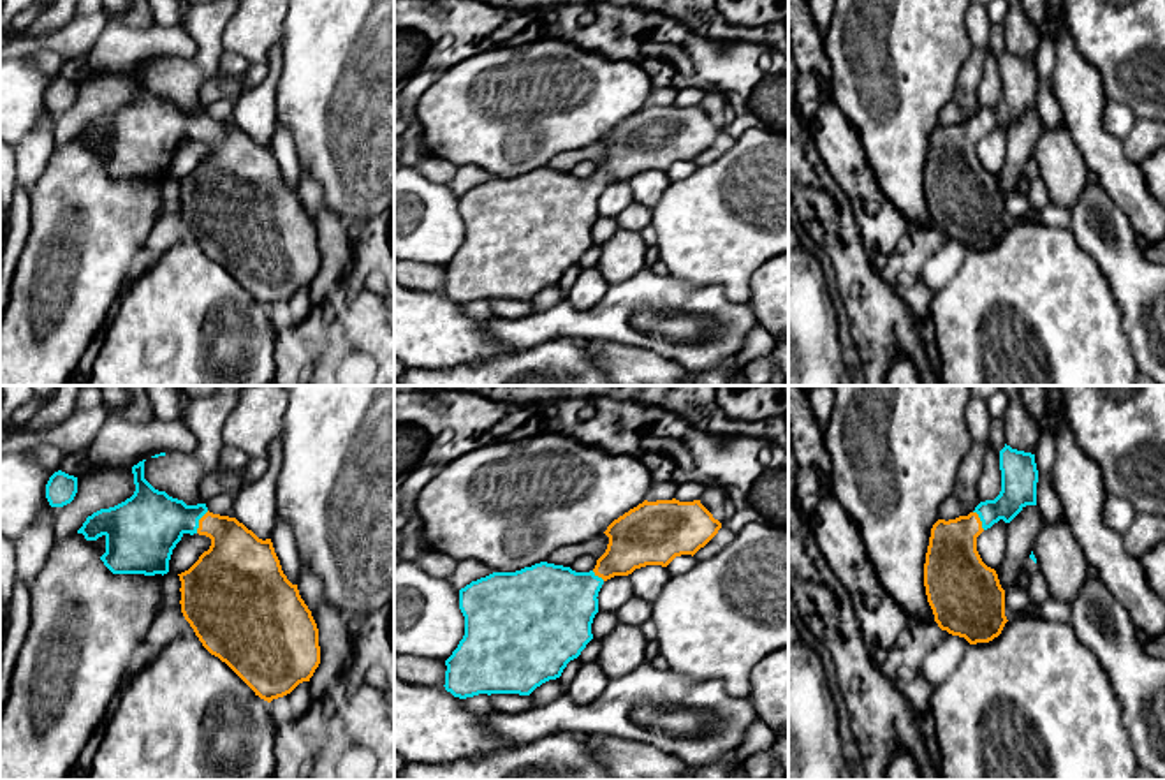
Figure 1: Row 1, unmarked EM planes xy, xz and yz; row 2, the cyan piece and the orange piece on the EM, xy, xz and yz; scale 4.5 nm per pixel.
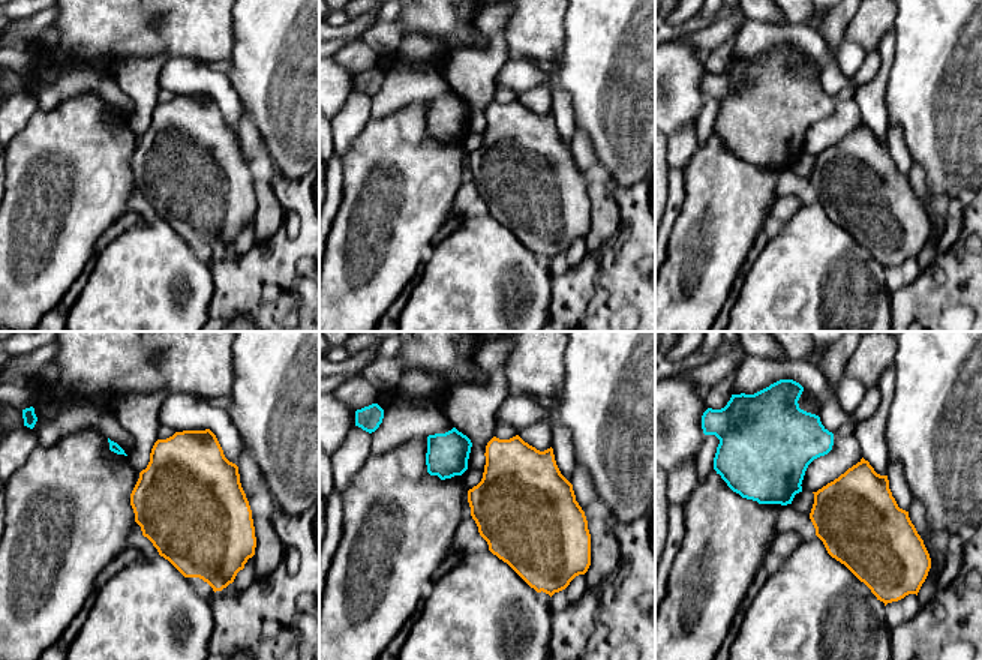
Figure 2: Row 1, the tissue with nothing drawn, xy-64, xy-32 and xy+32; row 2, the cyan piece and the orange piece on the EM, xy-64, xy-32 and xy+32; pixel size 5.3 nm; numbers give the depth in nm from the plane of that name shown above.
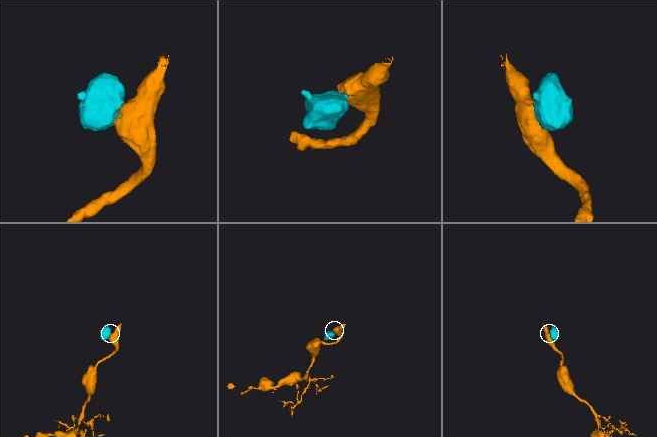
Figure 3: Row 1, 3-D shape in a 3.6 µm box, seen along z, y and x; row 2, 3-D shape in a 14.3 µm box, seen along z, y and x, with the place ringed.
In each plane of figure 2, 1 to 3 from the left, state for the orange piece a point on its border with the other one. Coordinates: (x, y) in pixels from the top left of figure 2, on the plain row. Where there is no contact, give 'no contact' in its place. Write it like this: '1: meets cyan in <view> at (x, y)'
1: no contact
2: no contact
3: no contact

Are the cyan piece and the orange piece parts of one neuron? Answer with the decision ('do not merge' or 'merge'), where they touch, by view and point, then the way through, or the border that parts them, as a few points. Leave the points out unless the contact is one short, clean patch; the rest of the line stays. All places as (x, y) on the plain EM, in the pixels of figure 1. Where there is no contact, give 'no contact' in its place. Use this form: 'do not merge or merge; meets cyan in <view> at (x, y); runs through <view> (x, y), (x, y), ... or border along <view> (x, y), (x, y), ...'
merge; meets cyan in xy at (197, 127); runs through xy (145, 134), (157, 127), (197, 127), (236, 166)

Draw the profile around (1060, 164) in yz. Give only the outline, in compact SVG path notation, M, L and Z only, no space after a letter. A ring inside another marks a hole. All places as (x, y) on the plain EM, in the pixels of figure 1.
M1066 123L1044 127L1031 157L1049 201L1072 211L1088 183L1088 167Z

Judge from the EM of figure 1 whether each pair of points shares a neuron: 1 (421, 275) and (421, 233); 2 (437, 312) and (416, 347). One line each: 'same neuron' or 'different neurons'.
1: different neurons
2: same neuron

